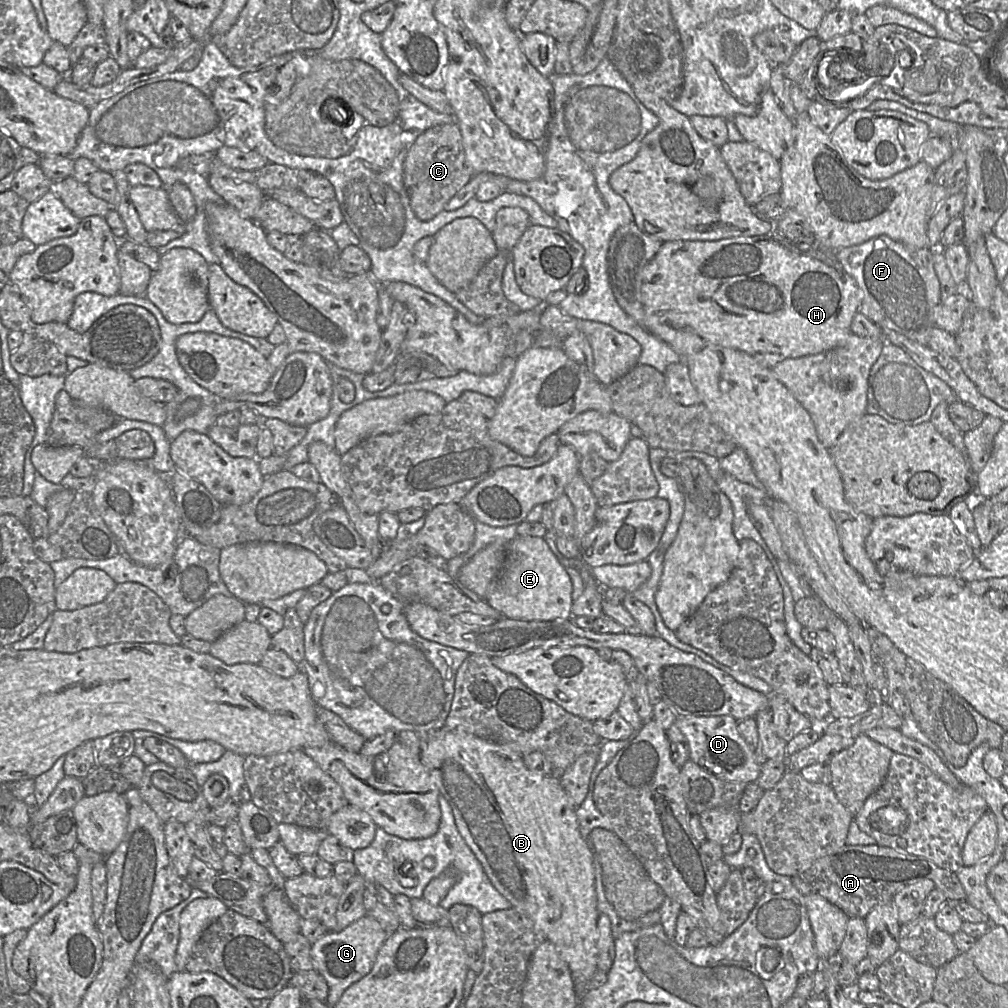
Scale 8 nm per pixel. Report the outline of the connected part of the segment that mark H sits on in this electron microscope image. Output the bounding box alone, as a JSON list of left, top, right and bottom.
[641,229,863,368]

